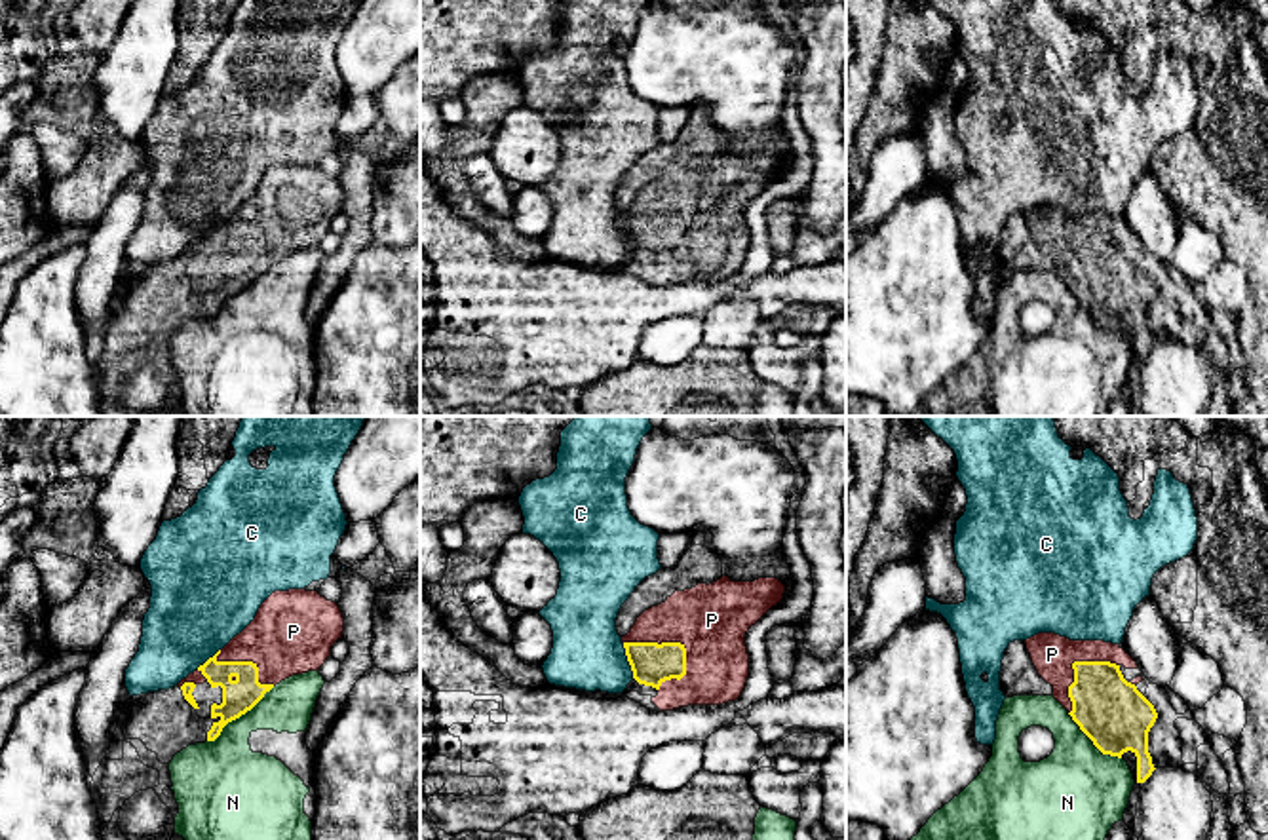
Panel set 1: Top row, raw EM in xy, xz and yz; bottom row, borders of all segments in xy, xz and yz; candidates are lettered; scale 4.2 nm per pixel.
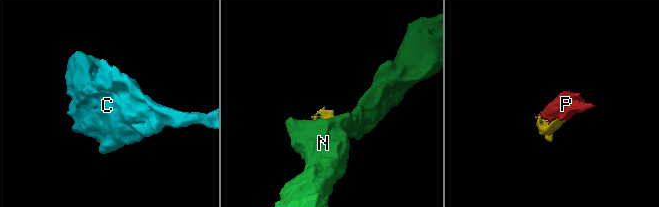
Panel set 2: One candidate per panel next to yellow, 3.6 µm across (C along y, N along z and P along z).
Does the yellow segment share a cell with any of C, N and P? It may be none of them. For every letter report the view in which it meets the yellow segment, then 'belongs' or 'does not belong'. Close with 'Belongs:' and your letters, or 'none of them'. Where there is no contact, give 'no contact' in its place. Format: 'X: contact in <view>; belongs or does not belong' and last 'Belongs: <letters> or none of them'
C: contact in xz; does not belong
N: contact in xy; does not belong
P: contact in xz; belongs
Belongs: P

